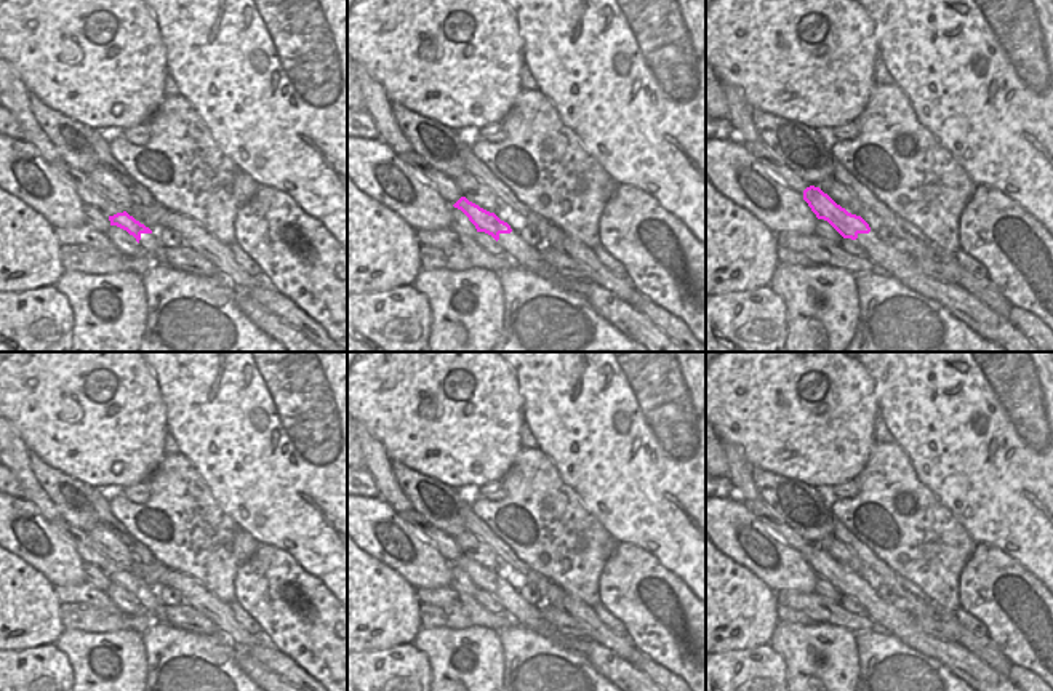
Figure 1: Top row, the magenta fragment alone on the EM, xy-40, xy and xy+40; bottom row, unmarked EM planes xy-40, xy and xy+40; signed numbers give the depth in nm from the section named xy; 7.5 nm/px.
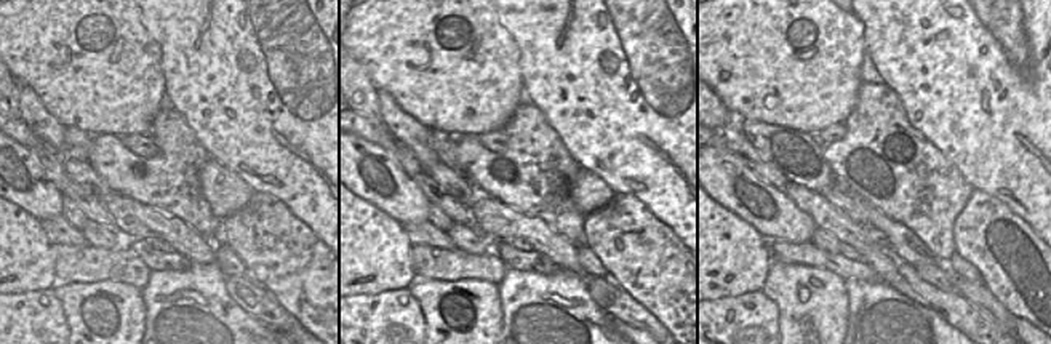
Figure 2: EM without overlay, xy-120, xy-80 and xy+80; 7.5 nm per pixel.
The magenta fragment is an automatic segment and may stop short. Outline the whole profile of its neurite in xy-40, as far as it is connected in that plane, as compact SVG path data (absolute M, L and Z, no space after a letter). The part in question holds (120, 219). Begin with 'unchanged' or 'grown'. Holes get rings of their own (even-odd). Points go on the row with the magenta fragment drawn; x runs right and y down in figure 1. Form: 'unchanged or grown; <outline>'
grown; M126 211L109 216L109 221L110 221L110 226L117 226L126 230L130 235L133 235L139 243L142 253L150 258L155 254L155 250L162 246L157 238L157 234L152 232L144 224L141 224L139 221L136 221Z

